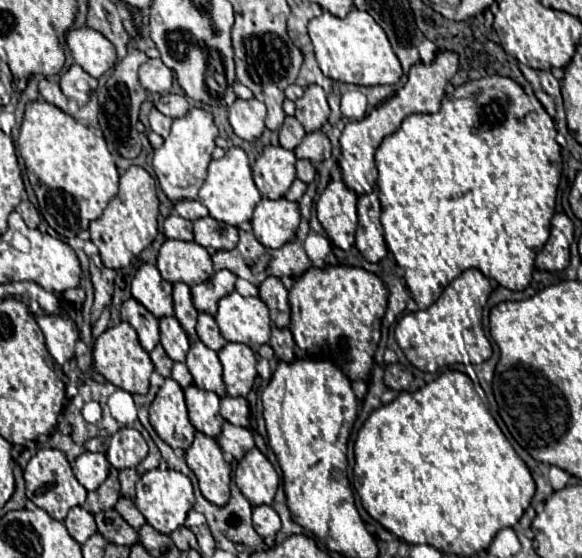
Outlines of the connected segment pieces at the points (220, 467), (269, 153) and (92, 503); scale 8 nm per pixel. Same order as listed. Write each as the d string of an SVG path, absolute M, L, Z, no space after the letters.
M196 432L192 446L186 450L186 464L188 468L196 474L200 490L204 494L206 500L210 500L216 506L224 506L230 498L230 464L224 460L222 448L218 446L218 442L214 438L208 438L206 434Z
M266 146L252 166L256 188L264 198L282 198L296 178L296 156L282 146Z
M112 470L108 474L108 478L104 480L104 484L94 490L94 492L88 492L88 498L84 502L84 510L96 514L96 512L102 512L102 510L112 510L116 500L120 498L120 482L118 482L118 472Z

